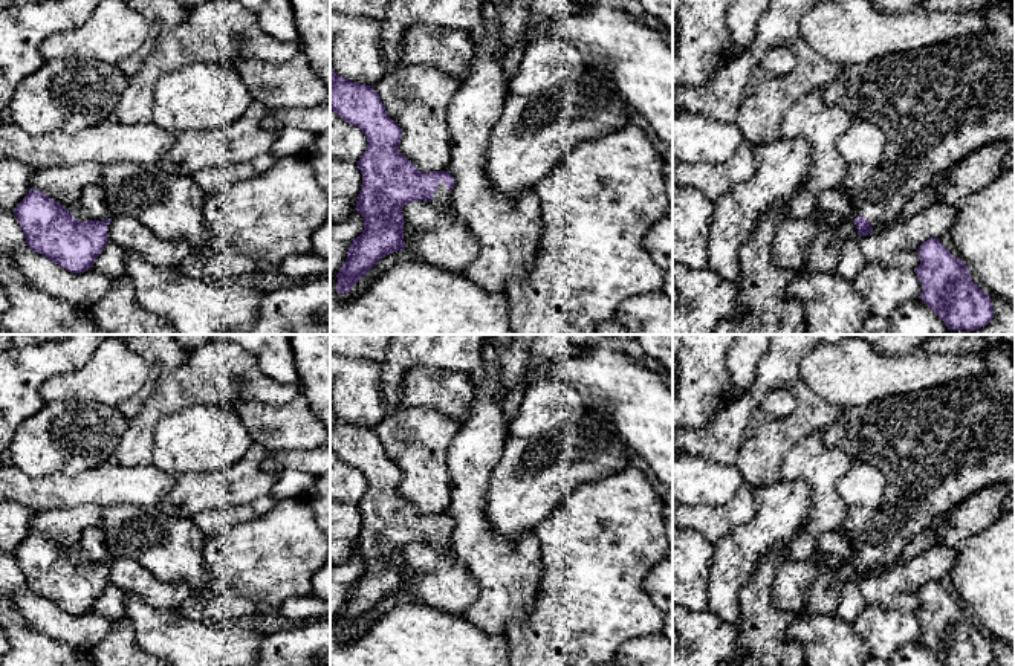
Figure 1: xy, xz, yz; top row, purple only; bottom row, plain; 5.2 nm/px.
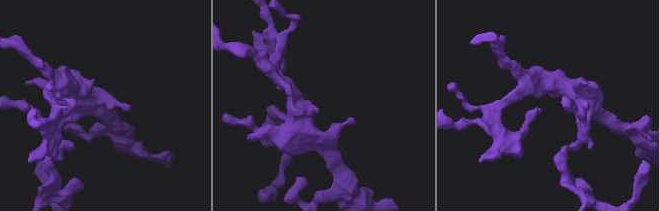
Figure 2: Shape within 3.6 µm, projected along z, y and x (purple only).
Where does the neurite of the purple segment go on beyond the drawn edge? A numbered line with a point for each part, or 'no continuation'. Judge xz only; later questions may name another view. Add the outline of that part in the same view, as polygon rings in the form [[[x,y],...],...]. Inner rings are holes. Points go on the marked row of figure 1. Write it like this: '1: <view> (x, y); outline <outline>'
1: xz (441, 199); outline [[[442,180],[431,199],[431,203],[437,208],[446,208],[449,205],[449,200],[451,200],[451,192],[448,191],[445,182]]]

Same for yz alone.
1: yz (936, 106); outline [[[1003,3],[997,12],[984,17],[986,27],[981,34],[961,35],[945,43],[936,43],[903,53],[888,53],[867,63],[851,63],[842,67],[842,72],[830,82],[822,86],[824,102],[838,105],[848,112],[854,121],[867,121],[876,124],[887,137],[887,145],[882,160],[876,166],[862,163],[850,163],[839,189],[845,192],[854,205],[859,215],[864,215],[868,223],[891,223],[900,214],[902,208],[931,180],[942,173],[951,170],[958,162],[991,144],[1015,145],[1015,20],[1009,12],[1009,6]]]

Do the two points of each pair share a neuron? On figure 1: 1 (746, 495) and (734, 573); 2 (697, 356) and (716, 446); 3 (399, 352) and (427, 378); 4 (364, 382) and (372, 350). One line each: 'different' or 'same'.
1: different
2: different
3: different
4: different

